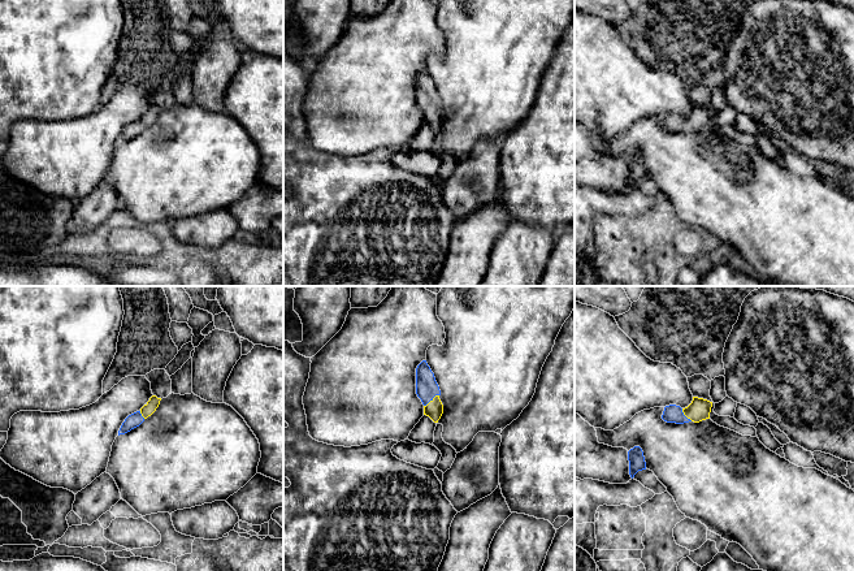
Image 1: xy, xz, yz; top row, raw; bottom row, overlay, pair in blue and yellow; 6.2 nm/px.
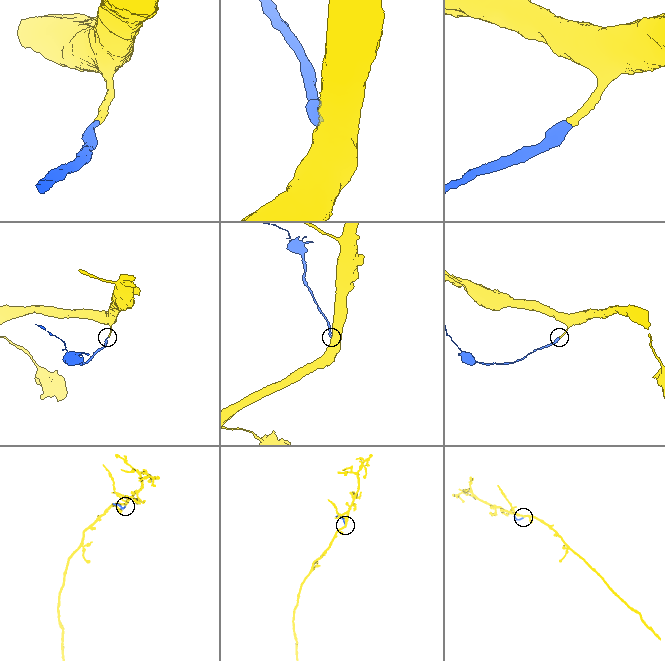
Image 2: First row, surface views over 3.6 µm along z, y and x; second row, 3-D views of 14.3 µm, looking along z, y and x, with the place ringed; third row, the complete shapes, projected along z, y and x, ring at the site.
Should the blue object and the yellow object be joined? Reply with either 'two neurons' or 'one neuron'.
one neuron

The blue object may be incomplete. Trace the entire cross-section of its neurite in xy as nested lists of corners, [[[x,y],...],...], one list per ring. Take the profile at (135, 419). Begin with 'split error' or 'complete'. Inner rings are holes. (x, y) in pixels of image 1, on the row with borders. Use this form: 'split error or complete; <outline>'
split error; [[[152,395],[149,401],[136,412],[129,415],[122,423],[118,436],[139,427],[148,416],[151,416],[160,405],[161,398]]]

